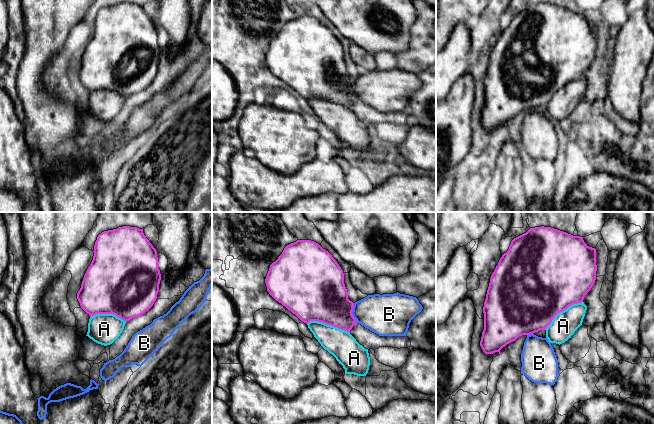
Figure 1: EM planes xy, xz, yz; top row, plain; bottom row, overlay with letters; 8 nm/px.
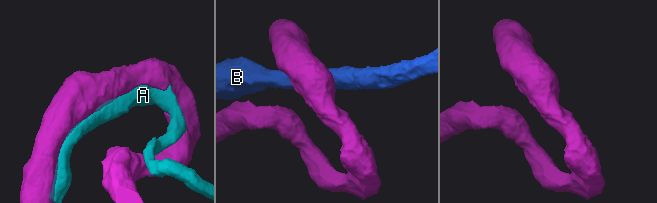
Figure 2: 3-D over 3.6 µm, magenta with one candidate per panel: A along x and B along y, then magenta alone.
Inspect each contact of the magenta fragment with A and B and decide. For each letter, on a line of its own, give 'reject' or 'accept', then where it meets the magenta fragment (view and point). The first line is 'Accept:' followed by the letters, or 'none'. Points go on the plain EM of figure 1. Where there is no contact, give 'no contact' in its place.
Accept: A
A: accept; meets magenta in xz at (328, 100)
B: reject; meets magenta in xz at (351, 89)

